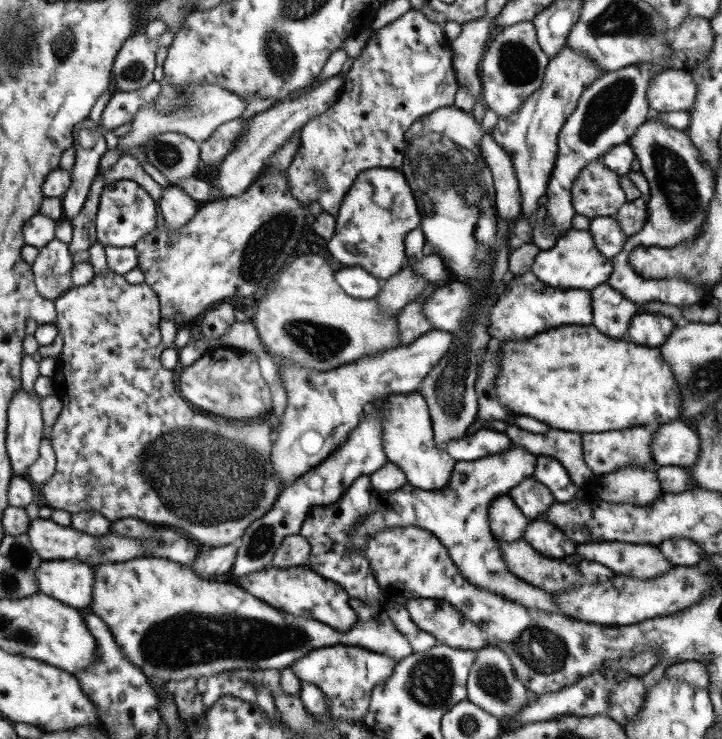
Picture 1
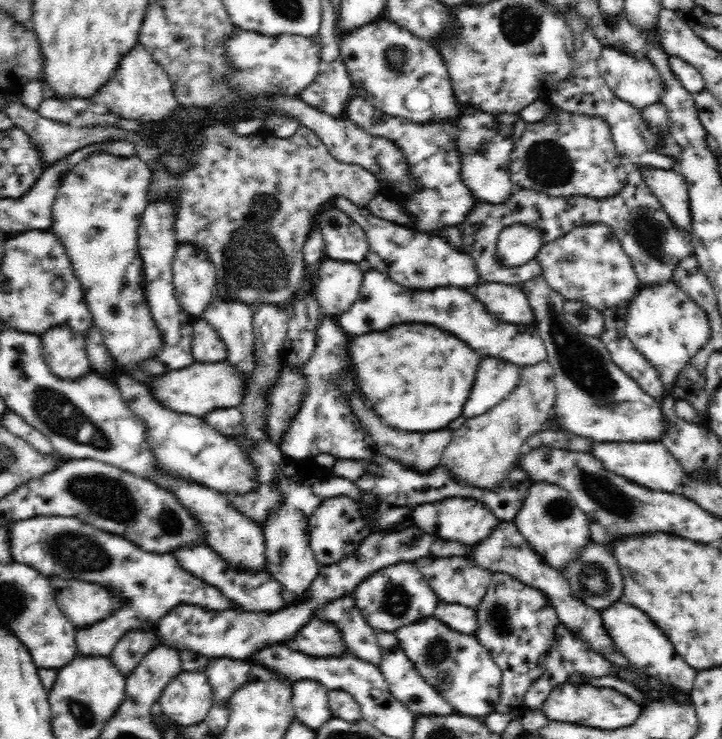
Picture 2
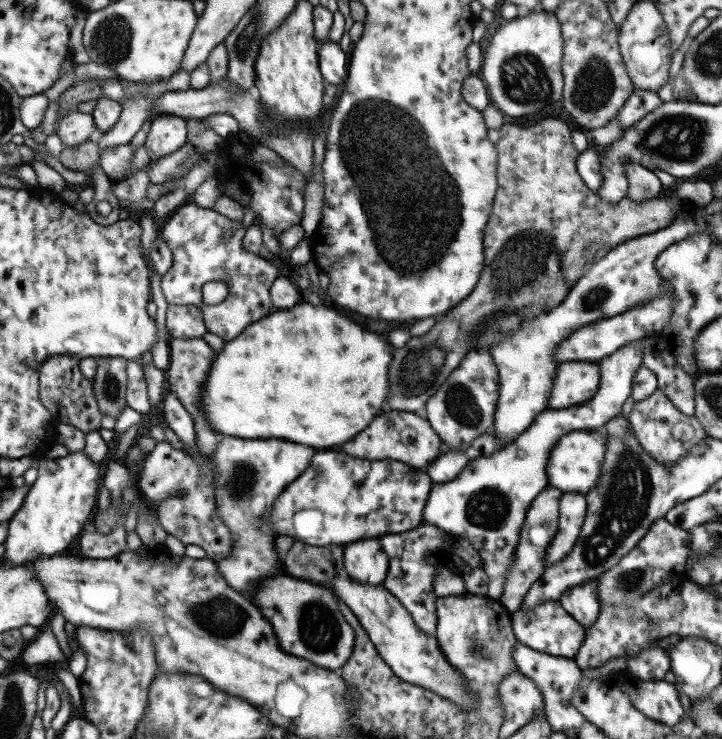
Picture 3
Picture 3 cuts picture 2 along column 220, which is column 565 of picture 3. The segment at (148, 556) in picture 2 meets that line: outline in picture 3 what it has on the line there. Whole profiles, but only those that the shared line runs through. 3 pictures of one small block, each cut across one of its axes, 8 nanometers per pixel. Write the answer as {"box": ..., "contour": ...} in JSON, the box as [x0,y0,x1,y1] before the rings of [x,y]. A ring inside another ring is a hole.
{"box":[558,579,600,629],"contour":[[[596,579],[568,588],[558,598],[558,603],[584,629],[595,622],[599,614],[600,604],[596,597]]]}

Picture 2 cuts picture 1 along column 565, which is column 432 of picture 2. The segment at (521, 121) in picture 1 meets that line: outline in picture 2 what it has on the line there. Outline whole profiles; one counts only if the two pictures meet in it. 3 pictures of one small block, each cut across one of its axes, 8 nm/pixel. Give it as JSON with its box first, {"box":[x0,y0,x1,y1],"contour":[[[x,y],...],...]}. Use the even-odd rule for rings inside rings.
{"box":[339,18,461,123],"contour":[[[386,18],[364,24],[344,34],[339,46],[339,60],[350,75],[354,95],[358,95],[374,107],[390,116],[410,119],[415,123],[425,123],[432,119],[456,119],[460,116],[461,103],[455,99],[447,66],[434,44],[414,35],[412,31]]]}

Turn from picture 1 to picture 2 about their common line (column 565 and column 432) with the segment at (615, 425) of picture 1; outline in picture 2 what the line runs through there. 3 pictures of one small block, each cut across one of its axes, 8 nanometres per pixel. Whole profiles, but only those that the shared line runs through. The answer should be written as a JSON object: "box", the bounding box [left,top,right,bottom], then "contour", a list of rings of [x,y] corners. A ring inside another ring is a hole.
{"box":[348,323,484,432],"contour":[[[422,323],[400,324],[372,336],[350,337],[348,351],[351,352],[352,362],[358,368],[360,386],[366,394],[366,402],[372,404],[371,408],[382,418],[382,422],[408,432],[446,429],[448,424],[462,416],[466,400],[470,398],[470,392],[474,388],[478,366],[484,358],[454,334]]]}

